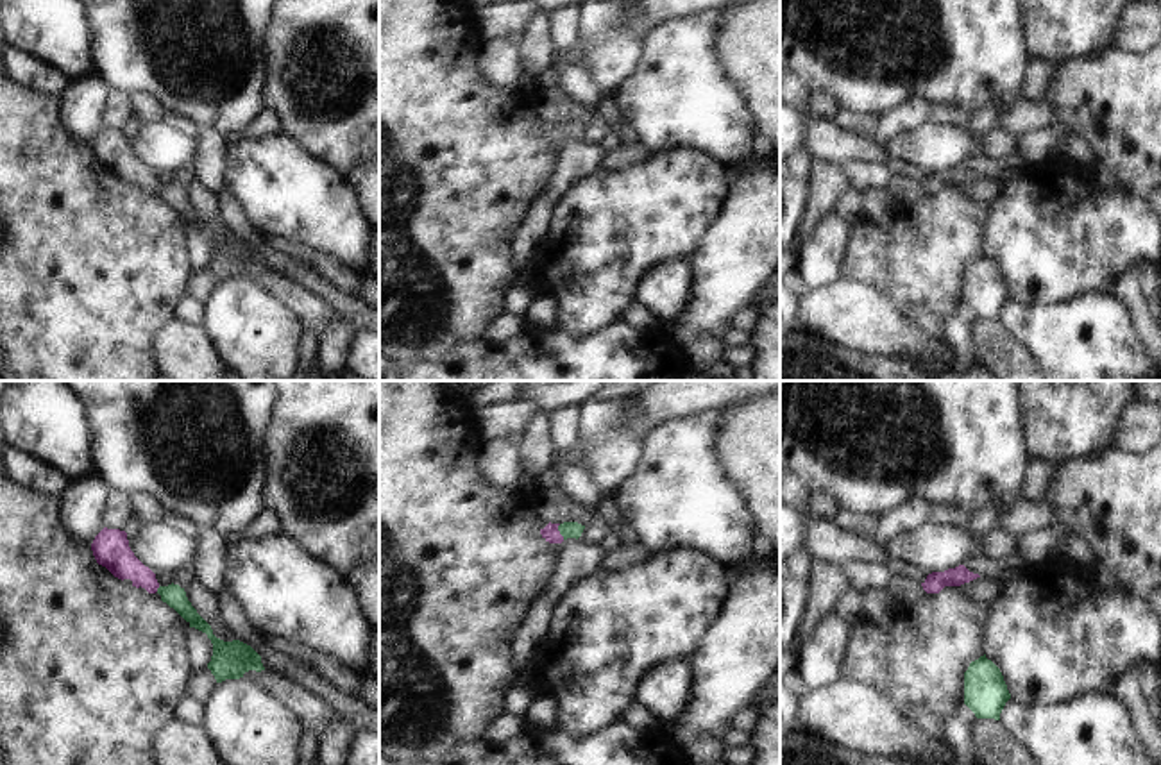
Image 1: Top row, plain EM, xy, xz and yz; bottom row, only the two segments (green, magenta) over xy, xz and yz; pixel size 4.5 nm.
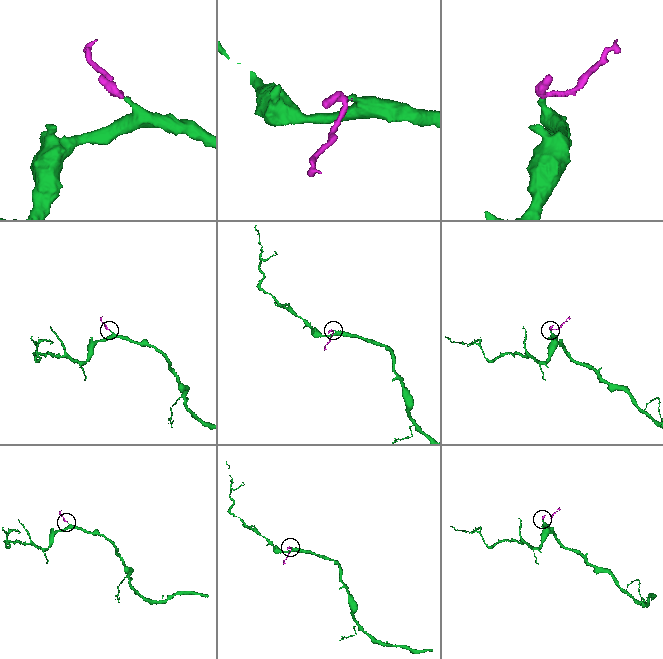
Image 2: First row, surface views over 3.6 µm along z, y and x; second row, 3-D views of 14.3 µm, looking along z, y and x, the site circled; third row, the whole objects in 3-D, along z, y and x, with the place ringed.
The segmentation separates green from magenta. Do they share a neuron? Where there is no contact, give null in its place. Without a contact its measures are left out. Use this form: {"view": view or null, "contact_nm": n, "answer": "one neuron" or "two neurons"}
{"view": "xz", "contact_nm": 80, "answer": "one neuron"}

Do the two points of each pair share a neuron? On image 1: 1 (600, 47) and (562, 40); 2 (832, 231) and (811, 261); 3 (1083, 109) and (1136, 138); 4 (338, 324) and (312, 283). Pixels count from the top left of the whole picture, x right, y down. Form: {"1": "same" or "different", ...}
{"1": "different", "2": "same", "3": "same", "4": "different"}

